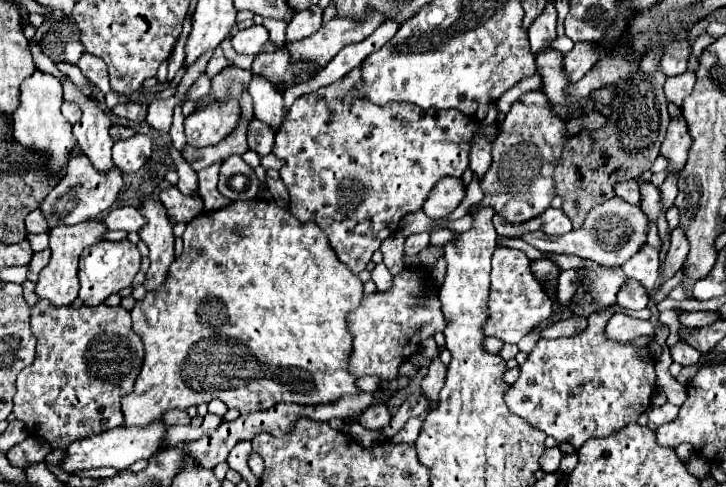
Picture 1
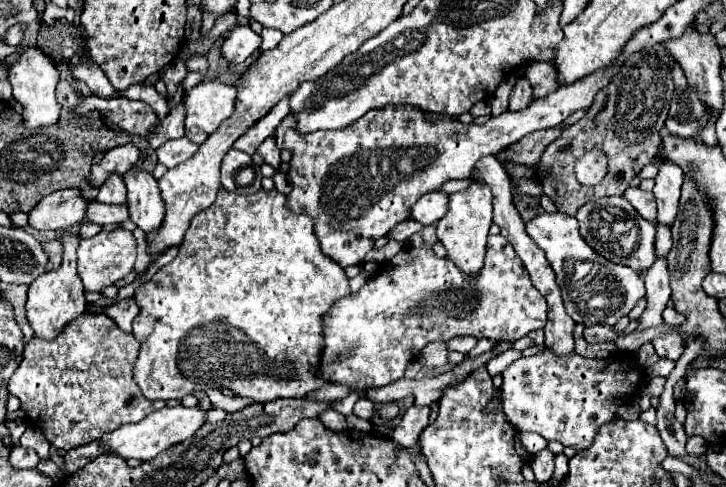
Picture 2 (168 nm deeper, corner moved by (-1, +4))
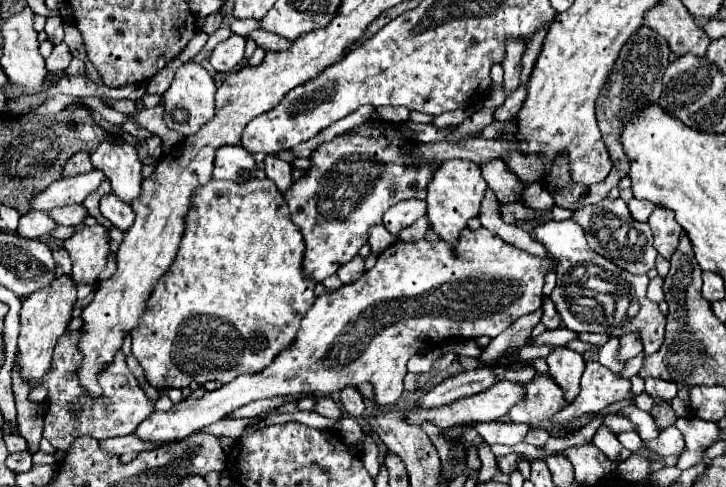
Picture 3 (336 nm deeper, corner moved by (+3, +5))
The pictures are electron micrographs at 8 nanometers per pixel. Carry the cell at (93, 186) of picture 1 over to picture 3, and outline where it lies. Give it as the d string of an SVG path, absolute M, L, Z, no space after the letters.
M27 212L21 216L19 220L19 228L17 228L17 234L21 238L29 238L29 240L35 240L39 236L45 236L49 234L57 224L49 218L47 212Z

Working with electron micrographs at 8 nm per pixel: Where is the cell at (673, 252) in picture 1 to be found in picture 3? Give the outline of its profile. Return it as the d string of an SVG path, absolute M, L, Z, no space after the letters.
M623 334L619 338L619 352L617 352L617 360L619 362L627 362L629 358L635 358L643 346L641 346L641 338L637 338L639 334Z

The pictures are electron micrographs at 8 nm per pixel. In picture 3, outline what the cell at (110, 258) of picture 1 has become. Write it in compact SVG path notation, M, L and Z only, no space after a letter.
M99 224L91 228L79 226L77 232L63 242L63 248L73 260L73 280L77 284L95 284L109 254L107 230Z

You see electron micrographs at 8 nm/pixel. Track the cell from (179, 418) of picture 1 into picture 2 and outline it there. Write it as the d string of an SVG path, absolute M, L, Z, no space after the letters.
M85 313L81 319L73 319L57 339L43 341L35 335L25 345L23 361L17 371L9 379L9 393L21 401L21 409L25 411L25 423L33 429L39 429L53 447L61 447L65 451L75 449L79 445L101 439L103 433L113 431L125 423L137 423L145 419L151 411L166 406L162 400L147 401L133 381L133 367L139 355L139 343L131 333L125 333L117 327L113 319L105 313Z

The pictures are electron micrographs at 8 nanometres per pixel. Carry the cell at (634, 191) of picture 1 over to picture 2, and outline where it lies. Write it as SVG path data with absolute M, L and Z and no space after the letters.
M629 187L623 197L637 209L637 213L647 219L649 223L657 225L657 207L655 207L655 195L653 191L643 191L639 187Z

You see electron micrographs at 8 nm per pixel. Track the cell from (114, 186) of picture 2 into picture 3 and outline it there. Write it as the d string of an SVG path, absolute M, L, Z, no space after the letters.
M107 194L101 198L101 214L121 232L127 232L133 226L135 214L129 204L121 202L115 194Z

